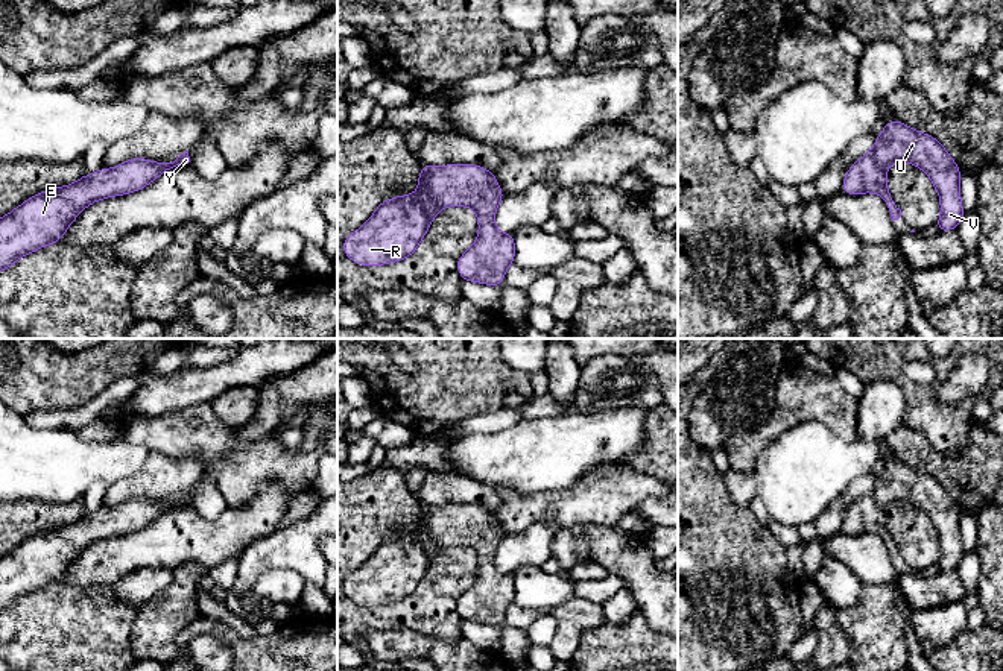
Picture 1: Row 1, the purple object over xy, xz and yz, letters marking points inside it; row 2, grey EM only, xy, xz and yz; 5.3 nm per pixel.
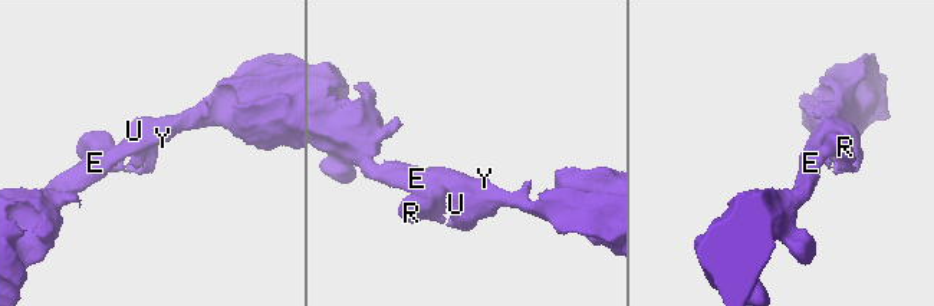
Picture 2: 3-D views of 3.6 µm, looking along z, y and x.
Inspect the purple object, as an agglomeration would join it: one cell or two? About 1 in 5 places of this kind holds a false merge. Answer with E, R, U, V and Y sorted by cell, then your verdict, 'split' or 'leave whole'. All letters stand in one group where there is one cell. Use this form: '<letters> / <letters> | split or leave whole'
E R U V Y | leave whole

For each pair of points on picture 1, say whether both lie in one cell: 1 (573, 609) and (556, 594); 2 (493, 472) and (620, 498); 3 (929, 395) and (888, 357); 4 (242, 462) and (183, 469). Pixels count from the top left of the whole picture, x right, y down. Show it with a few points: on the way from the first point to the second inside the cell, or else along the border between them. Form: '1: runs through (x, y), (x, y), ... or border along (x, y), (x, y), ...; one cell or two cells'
1: border along (575, 597), (552, 609), (531, 609); two cells
2: border along (599, 468), (564, 489), (534, 492); two cells
3: runs through (939, 375), (939, 368), (926, 355), (908, 354); one cell
4: border along (167, 457), (198, 457), (205, 472); two cells

